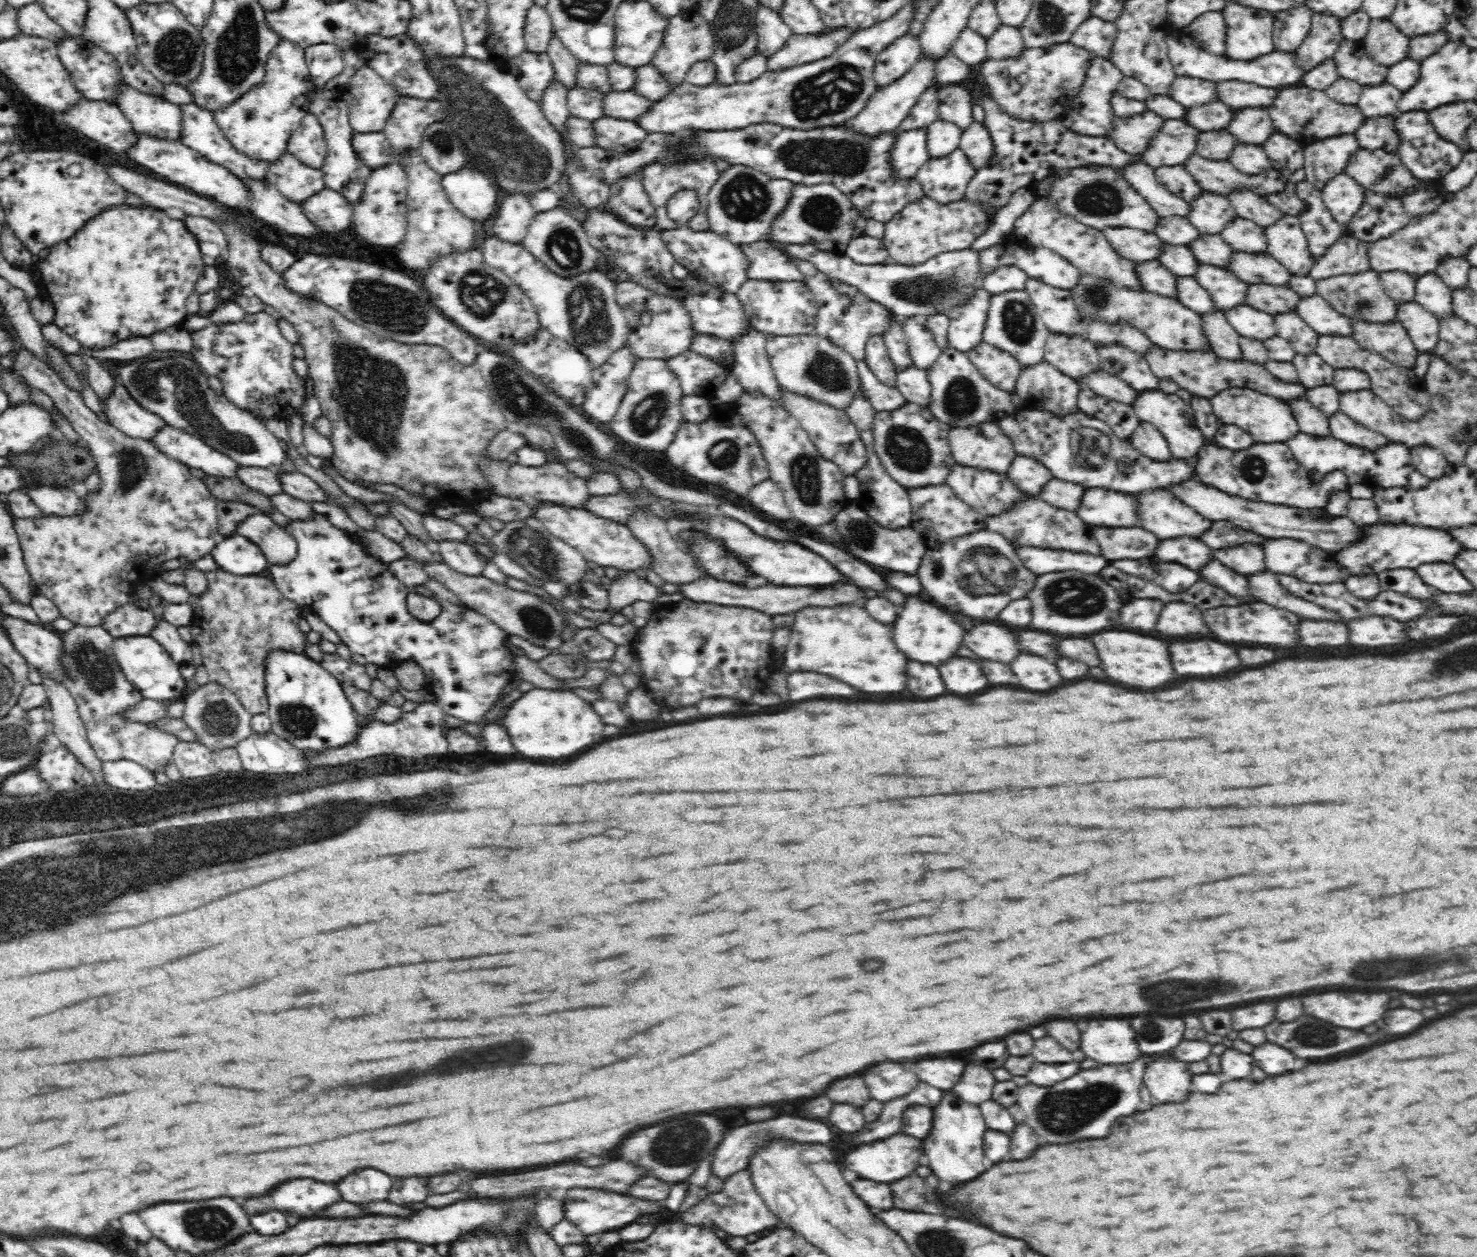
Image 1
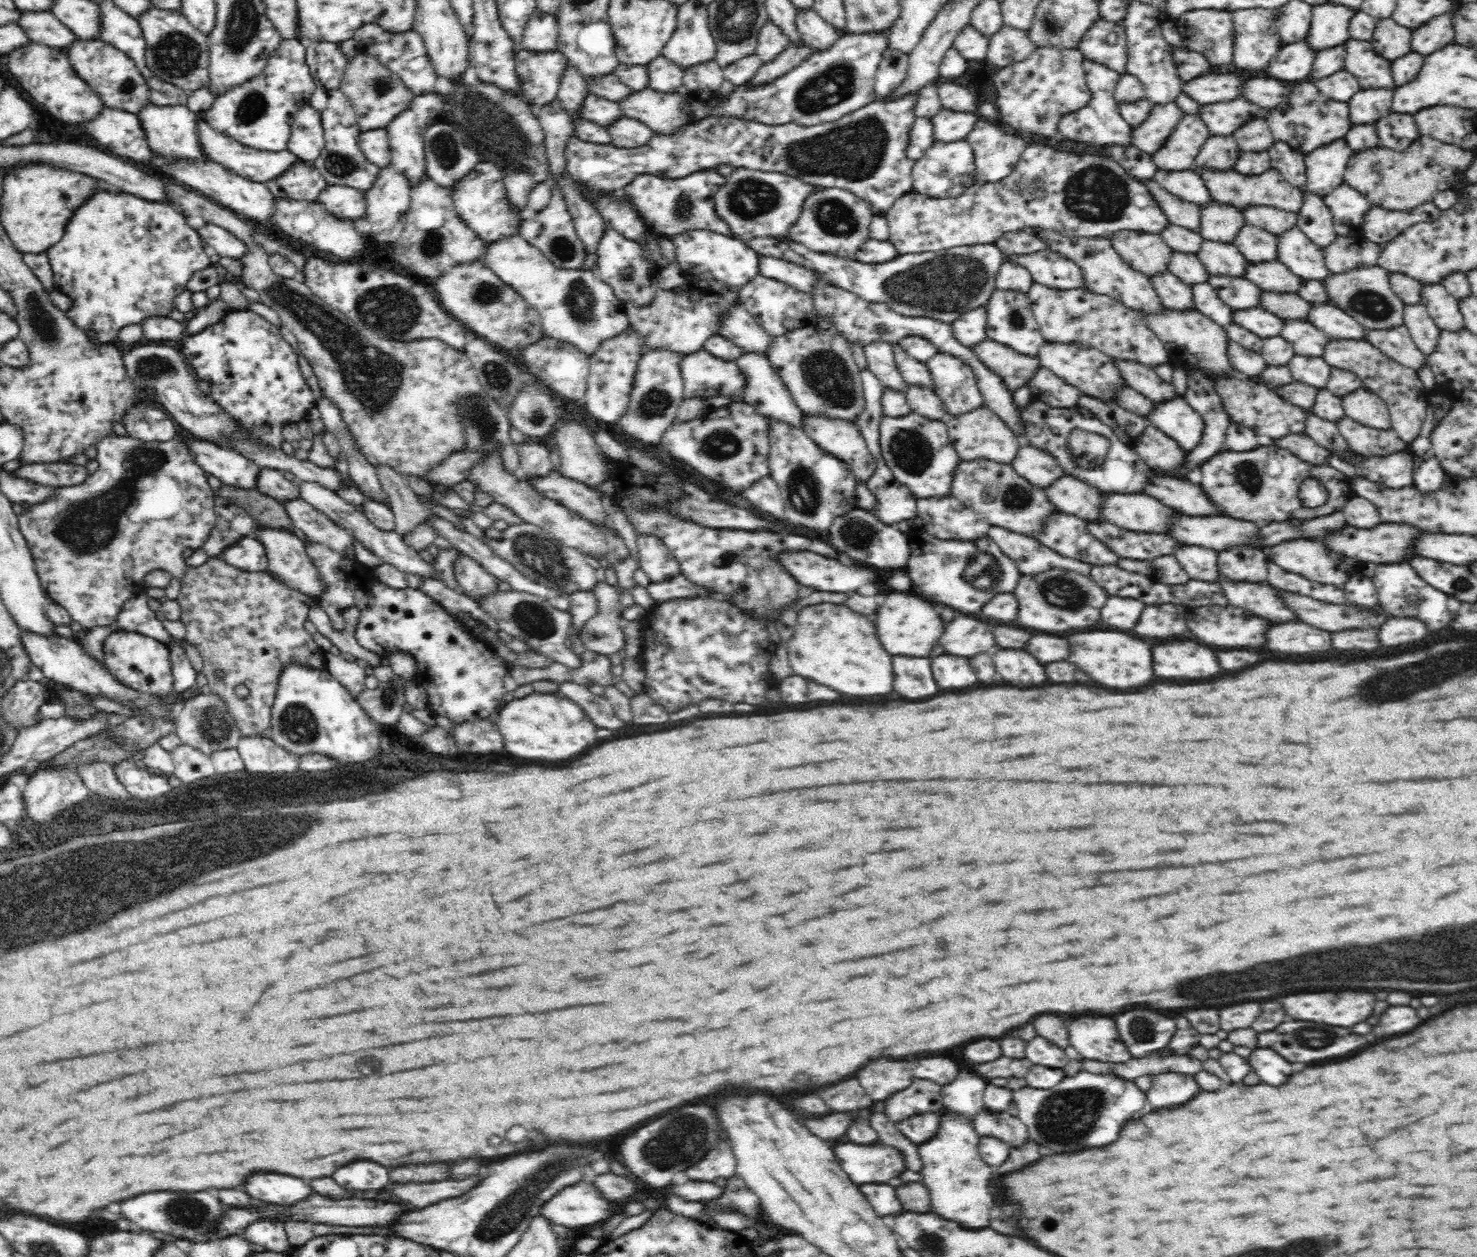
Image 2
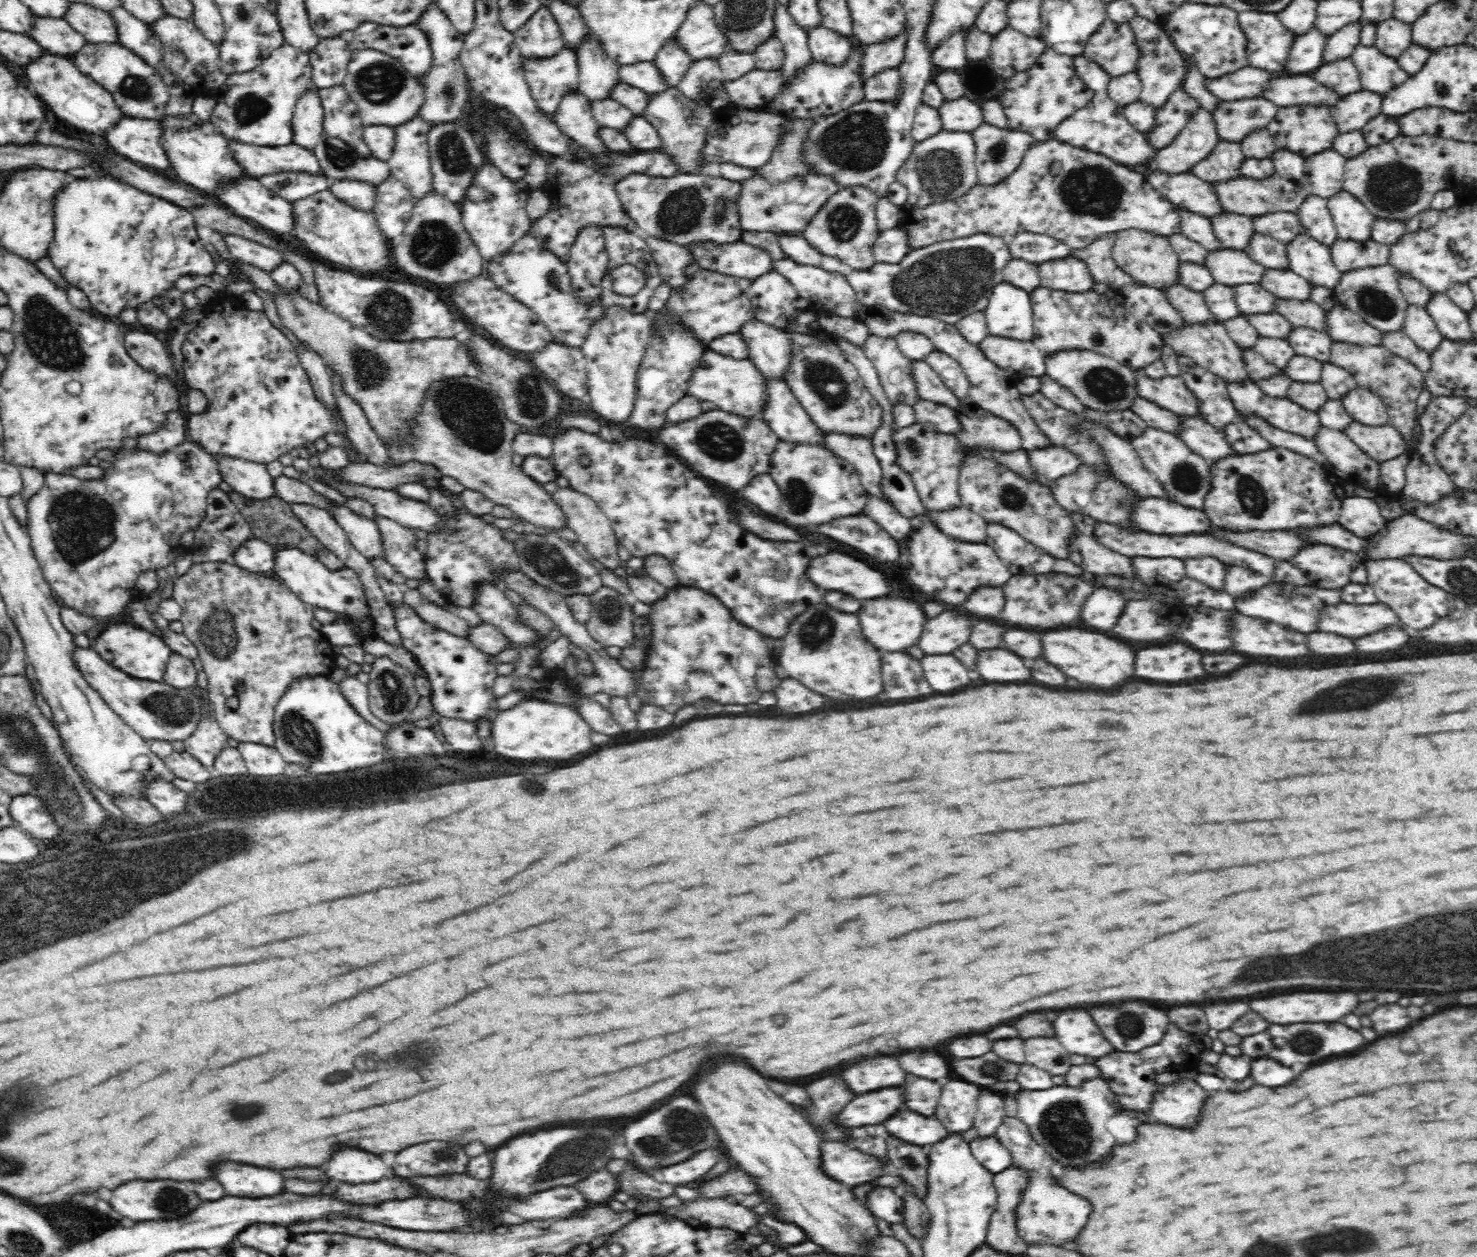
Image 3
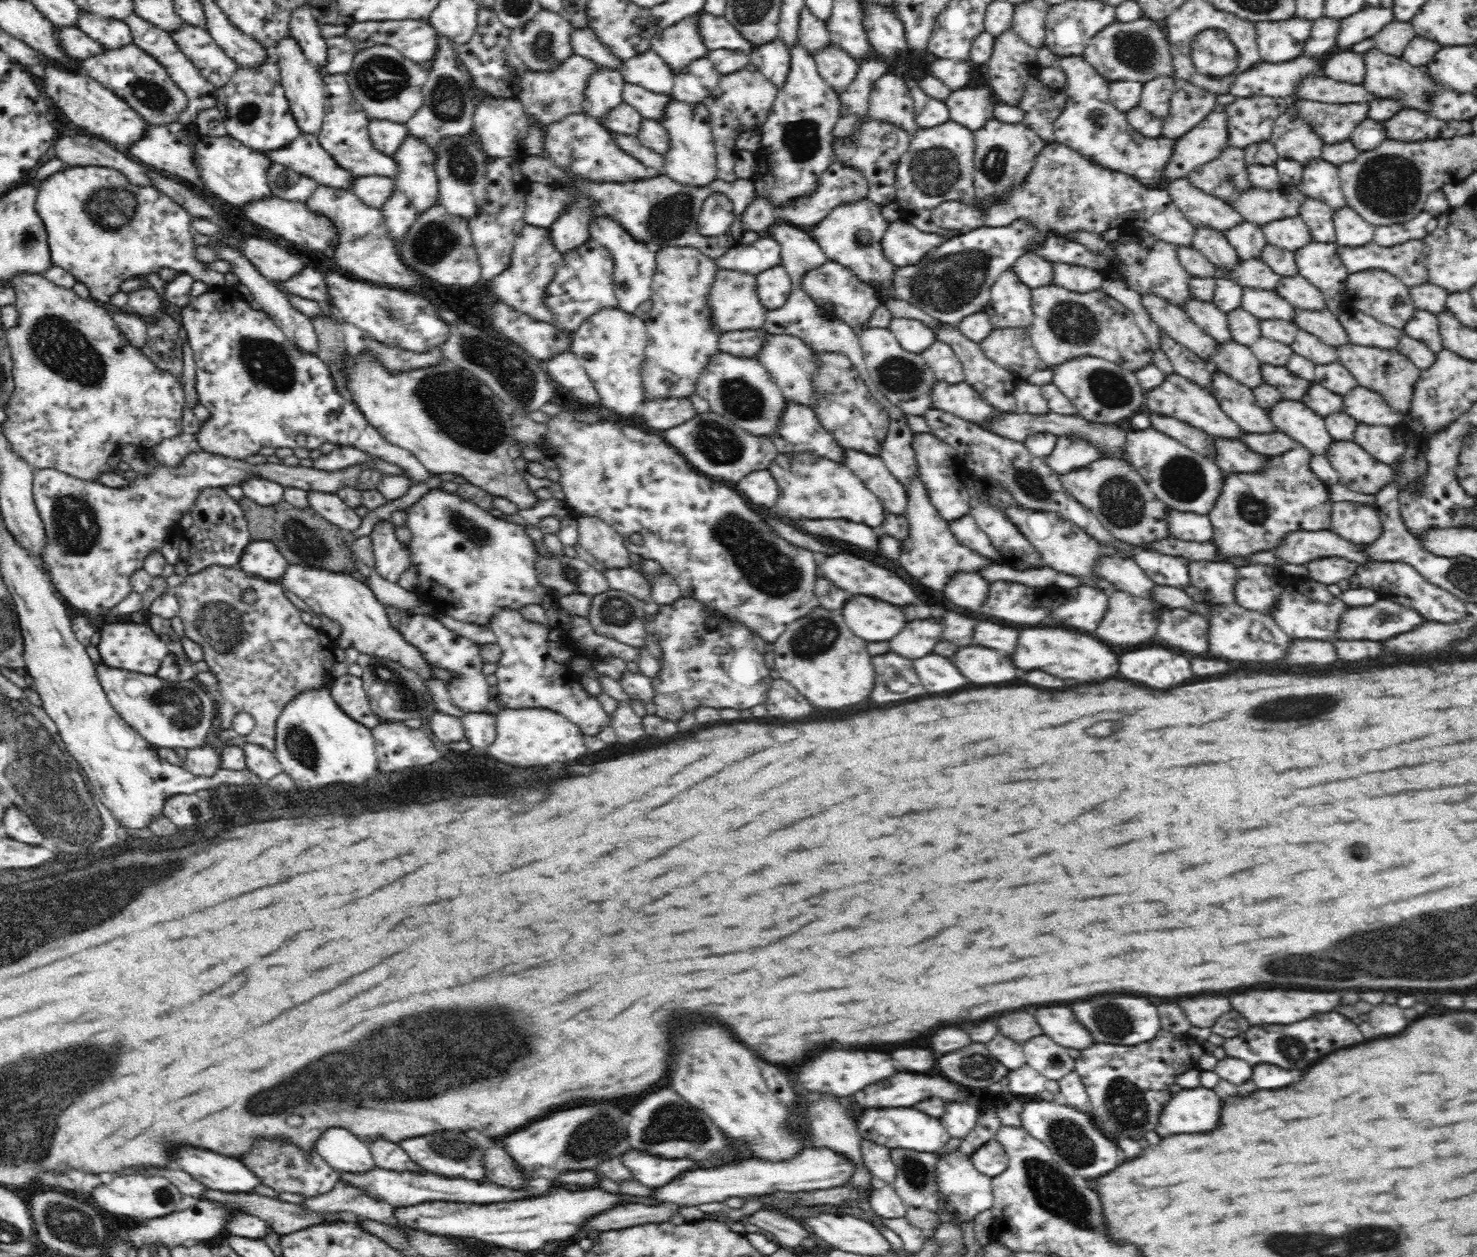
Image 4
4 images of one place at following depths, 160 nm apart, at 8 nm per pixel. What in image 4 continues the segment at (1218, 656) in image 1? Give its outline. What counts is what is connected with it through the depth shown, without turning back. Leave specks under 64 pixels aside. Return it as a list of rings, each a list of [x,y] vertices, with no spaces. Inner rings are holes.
[[[1164,648],[1122,654],[1118,658],[1118,674],[1154,690],[1170,690],[1192,678],[1188,658]]]

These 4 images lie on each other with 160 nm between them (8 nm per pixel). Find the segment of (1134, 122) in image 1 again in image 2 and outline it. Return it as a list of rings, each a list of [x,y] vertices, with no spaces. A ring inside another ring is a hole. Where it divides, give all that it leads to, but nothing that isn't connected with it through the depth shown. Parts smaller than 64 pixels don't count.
[[[1175,100],[1154,105],[1144,124],[1132,128],[1134,146],[1148,154],[1158,152],[1166,144],[1166,140],[1170,138],[1170,134],[1174,132],[1176,124],[1182,118],[1184,118],[1184,110]]]

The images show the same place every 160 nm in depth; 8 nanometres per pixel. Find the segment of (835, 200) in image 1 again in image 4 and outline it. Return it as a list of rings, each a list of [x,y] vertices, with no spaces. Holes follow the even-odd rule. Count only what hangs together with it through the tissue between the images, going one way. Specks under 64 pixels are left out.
[[[869,199],[862,200],[854,205],[838,206],[832,213],[828,214],[823,222],[815,226],[812,230],[812,236],[822,247],[828,259],[842,263],[842,266],[852,269],[864,282],[873,284],[880,292],[882,304],[886,306],[887,310],[890,310],[893,317],[920,320],[933,330],[944,328],[946,323],[917,308],[913,303],[895,298],[895,296],[886,296],[887,290],[894,288],[894,276],[896,276],[898,267],[884,255],[884,249],[882,249],[882,238],[884,238],[891,224],[882,215],[882,208],[883,204]]]

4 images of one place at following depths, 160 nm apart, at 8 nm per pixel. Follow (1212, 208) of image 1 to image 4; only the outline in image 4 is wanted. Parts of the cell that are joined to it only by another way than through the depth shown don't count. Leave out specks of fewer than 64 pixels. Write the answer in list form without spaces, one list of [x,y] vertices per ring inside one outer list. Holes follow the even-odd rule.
[[[1247,221],[1224,233],[1224,236],[1236,249],[1241,260],[1260,259],[1262,250],[1268,246],[1262,227]]]

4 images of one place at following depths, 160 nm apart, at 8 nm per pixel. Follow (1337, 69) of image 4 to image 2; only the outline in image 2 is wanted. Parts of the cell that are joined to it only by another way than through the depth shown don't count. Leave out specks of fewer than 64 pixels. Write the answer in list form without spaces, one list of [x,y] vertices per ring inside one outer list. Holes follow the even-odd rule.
[[[1346,69],[1334,71],[1332,74],[1326,75],[1322,78],[1310,79],[1310,82],[1318,86],[1318,90],[1338,102],[1346,102],[1350,100],[1350,96],[1354,92],[1362,89],[1359,85],[1359,80]]]

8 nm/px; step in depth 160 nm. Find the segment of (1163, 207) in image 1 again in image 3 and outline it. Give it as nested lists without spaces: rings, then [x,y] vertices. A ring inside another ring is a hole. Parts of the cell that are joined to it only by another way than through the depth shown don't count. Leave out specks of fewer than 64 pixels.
[[[1178,210],[1178,213],[1180,213],[1181,226],[1183,227],[1182,233],[1186,238],[1202,245],[1207,252],[1224,250],[1224,245],[1214,233],[1210,219],[1199,216],[1199,214],[1185,212],[1185,210]]]

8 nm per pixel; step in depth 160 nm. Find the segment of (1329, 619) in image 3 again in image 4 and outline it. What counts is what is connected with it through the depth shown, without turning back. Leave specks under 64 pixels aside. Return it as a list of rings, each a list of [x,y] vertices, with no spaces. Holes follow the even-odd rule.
[[[1379,598],[1368,608],[1350,608],[1346,618],[1342,618],[1342,630],[1338,638],[1378,642],[1416,630],[1426,621],[1420,612],[1402,603]]]

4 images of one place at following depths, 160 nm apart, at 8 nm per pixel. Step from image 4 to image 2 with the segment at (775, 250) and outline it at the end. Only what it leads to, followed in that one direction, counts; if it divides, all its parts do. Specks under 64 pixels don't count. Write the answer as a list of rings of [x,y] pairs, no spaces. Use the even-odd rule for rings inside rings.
[[[706,230],[691,231],[672,239],[680,268],[696,268],[703,276],[718,279],[732,287],[742,288],[754,277],[760,275],[760,255],[744,242]]]

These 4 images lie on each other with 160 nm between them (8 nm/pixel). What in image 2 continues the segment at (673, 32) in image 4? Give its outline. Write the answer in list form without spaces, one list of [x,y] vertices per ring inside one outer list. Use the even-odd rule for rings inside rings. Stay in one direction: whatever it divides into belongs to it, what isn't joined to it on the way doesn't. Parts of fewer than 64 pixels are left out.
[[[660,55],[650,61],[648,67],[648,87],[669,93],[683,90],[684,67],[666,57]]]

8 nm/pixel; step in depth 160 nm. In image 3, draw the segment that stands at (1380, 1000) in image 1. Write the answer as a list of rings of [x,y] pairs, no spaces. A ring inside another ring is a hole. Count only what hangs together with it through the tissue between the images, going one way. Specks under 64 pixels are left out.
[[[1296,992],[1282,994],[1272,998],[1248,1000],[1252,1012],[1262,1016],[1262,1020],[1270,1024],[1298,1024],[1298,1022],[1338,1022],[1344,1014],[1348,1014],[1358,1004],[1358,998],[1352,992]]]

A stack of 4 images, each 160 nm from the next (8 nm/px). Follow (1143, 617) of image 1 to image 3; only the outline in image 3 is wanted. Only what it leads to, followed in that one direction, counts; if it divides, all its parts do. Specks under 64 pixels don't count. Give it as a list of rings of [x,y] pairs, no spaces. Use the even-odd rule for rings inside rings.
[[[1096,588],[1082,602],[1082,608],[1078,614],[1079,622],[1092,626],[1096,630],[1108,630],[1114,626],[1122,606],[1124,606],[1124,600],[1116,592],[1112,592],[1110,588]]]

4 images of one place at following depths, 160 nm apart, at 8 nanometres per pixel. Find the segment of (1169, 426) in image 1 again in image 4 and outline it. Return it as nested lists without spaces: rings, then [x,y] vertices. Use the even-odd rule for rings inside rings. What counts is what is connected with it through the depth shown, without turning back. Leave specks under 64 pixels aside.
[[[1214,439],[1217,442],[1218,456],[1214,462],[1225,471],[1226,474],[1256,474],[1268,470],[1268,455],[1250,449],[1242,441],[1224,441]]]

